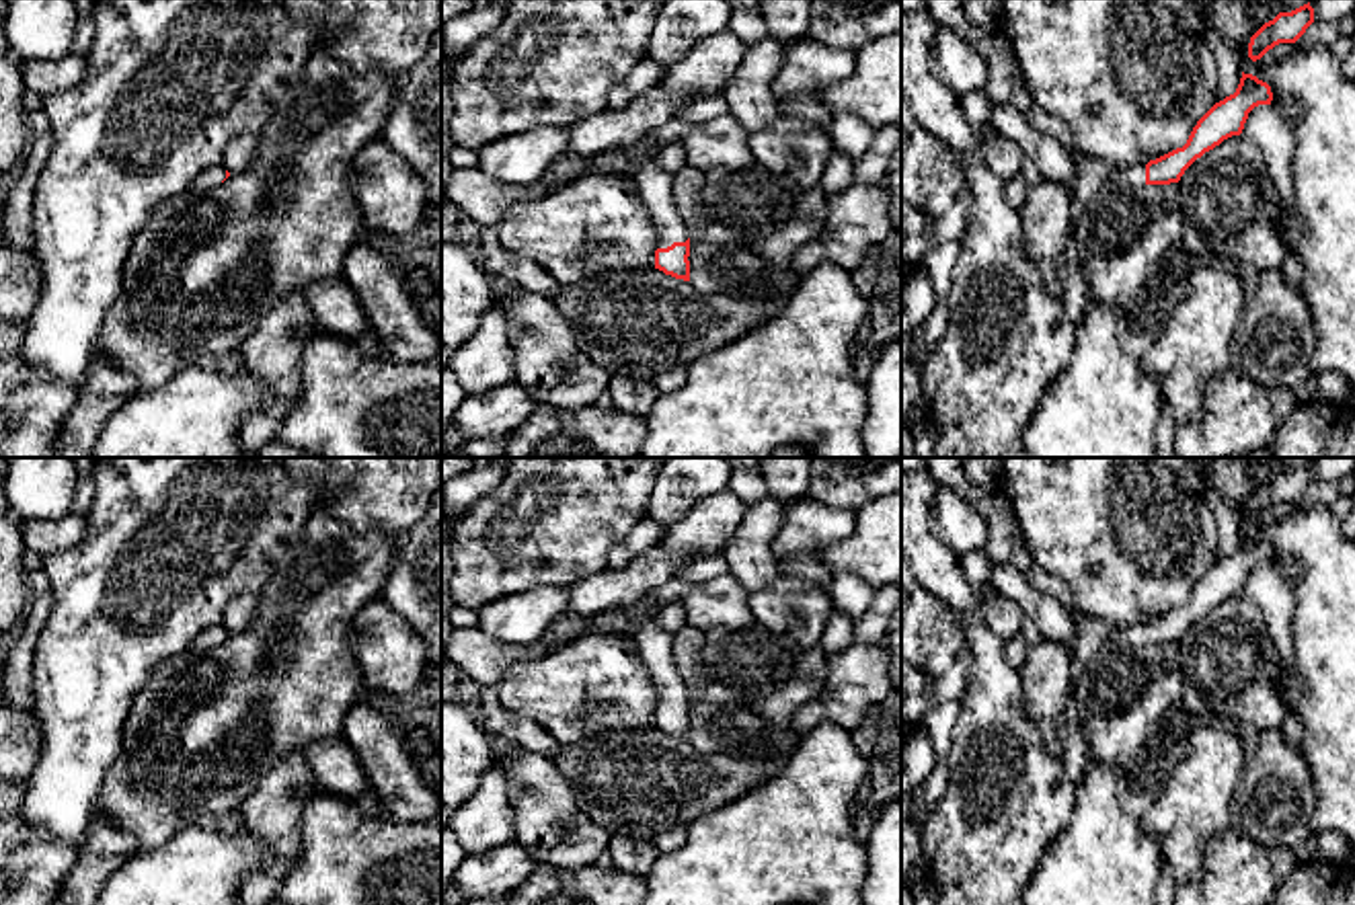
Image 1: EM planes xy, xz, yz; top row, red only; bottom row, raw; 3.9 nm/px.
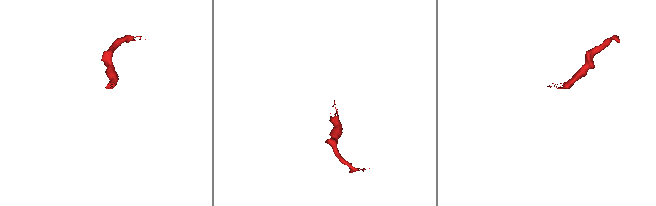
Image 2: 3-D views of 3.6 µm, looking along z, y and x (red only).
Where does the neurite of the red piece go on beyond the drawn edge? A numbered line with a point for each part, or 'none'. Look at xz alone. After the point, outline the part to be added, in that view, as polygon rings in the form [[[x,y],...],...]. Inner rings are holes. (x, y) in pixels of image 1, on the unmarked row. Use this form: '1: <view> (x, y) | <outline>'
1: xz (653, 643) | [[[649,607],[632,636],[657,687],[657,708],[667,708],[673,702],[686,702],[688,687],[675,667],[673,634],[657,622],[659,609]]]

